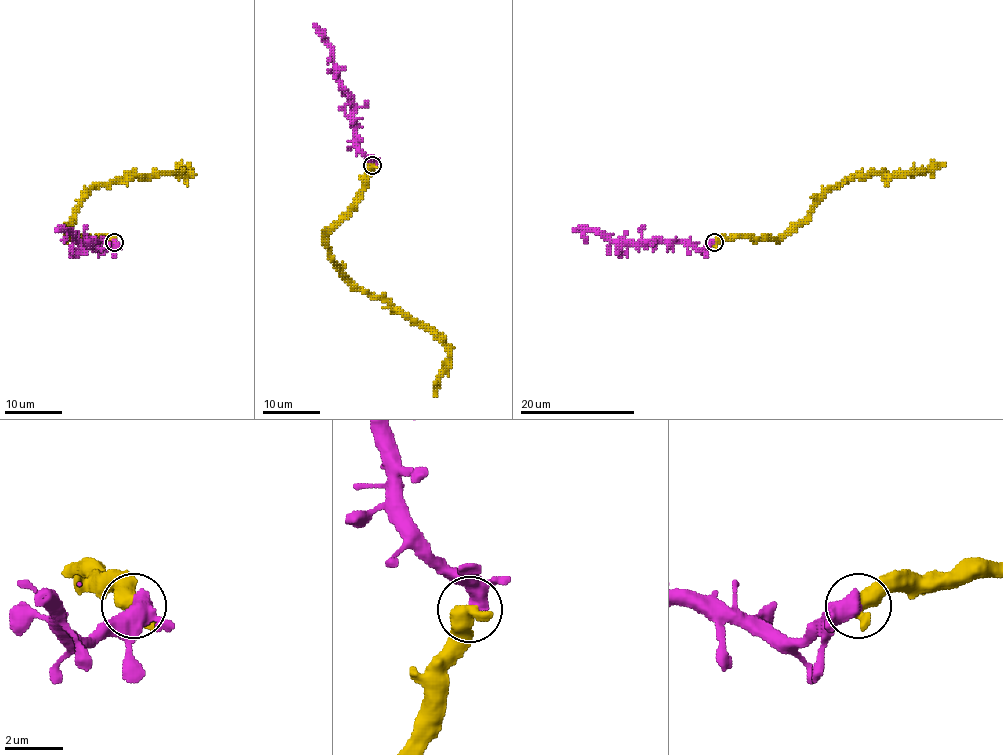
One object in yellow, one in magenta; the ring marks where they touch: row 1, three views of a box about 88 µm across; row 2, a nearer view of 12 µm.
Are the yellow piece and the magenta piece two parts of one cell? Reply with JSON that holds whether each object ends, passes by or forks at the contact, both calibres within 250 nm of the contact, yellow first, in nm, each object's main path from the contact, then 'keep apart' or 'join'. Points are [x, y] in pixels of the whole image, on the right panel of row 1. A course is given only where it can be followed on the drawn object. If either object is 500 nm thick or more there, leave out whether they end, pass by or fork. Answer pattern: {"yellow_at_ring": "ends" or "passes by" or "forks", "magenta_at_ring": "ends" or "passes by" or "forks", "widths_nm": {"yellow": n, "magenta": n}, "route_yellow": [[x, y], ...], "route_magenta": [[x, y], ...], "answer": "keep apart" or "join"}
{"widths_nm": {"yellow": 650, "magenta": 600}, "route_yellow": [[714, 242], [747, 236], [781, 238], [802, 219], [811, 206], [843, 181], [870, 173], [916, 173], [944, 165]], "route_magenta": [[714, 242], [702, 249], [681, 242], [614, 242], [588, 231], [572, 229]], "answer": "keep apart"}

